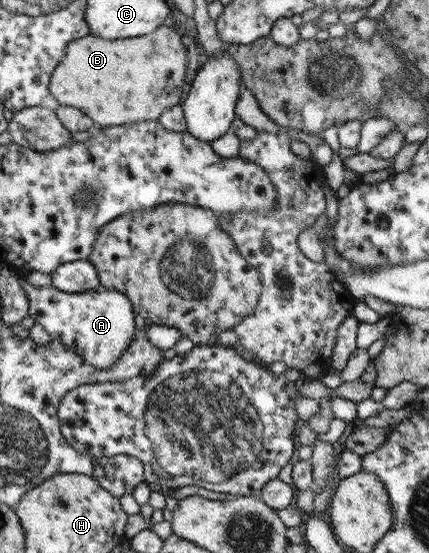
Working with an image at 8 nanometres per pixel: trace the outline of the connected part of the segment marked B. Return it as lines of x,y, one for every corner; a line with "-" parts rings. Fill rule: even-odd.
160,25
148,34
131,39
104,40
94,34
86,34
66,44
62,58
50,72
47,89
59,105
83,111
94,125
111,127
131,121
156,121
165,109
180,104
186,88
184,72
186,52
180,36
172,27

